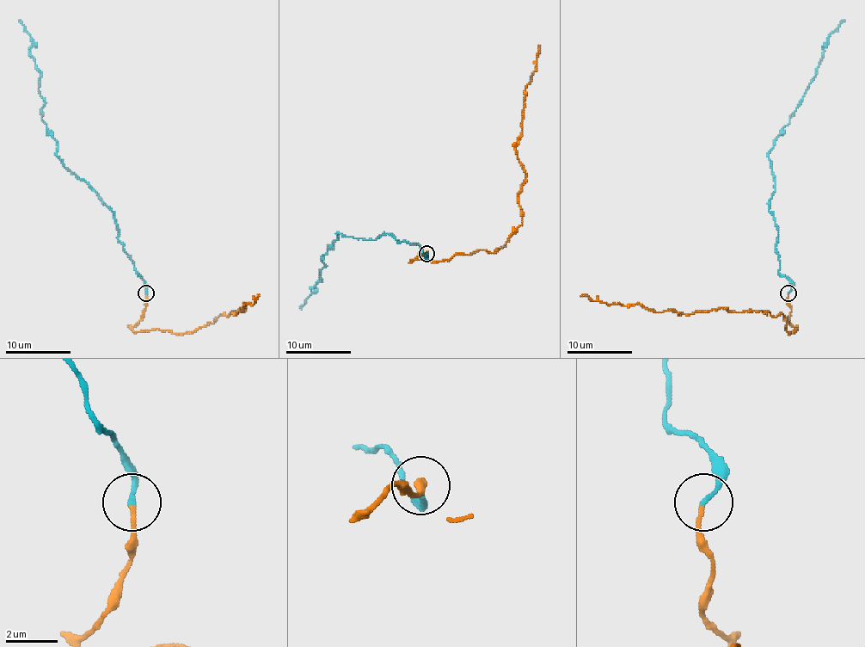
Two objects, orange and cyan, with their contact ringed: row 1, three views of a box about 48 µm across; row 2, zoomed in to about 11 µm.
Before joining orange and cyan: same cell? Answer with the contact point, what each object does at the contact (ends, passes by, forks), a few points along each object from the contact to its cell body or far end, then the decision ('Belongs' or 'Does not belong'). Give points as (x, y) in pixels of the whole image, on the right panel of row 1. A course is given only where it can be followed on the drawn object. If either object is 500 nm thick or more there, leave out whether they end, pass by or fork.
Place: (788, 292). At the ring orange ends. At the ring cyan ends. Course of orange: (788, 294), (788, 320), (796, 328), (789, 333), (782, 313), (721, 307), (653, 312), (639, 304), (580, 296). Course of cyan: (788, 292), (769, 208), (775, 190), (769, 155), (815, 75), (827, 38), (844, 20). Belongs

